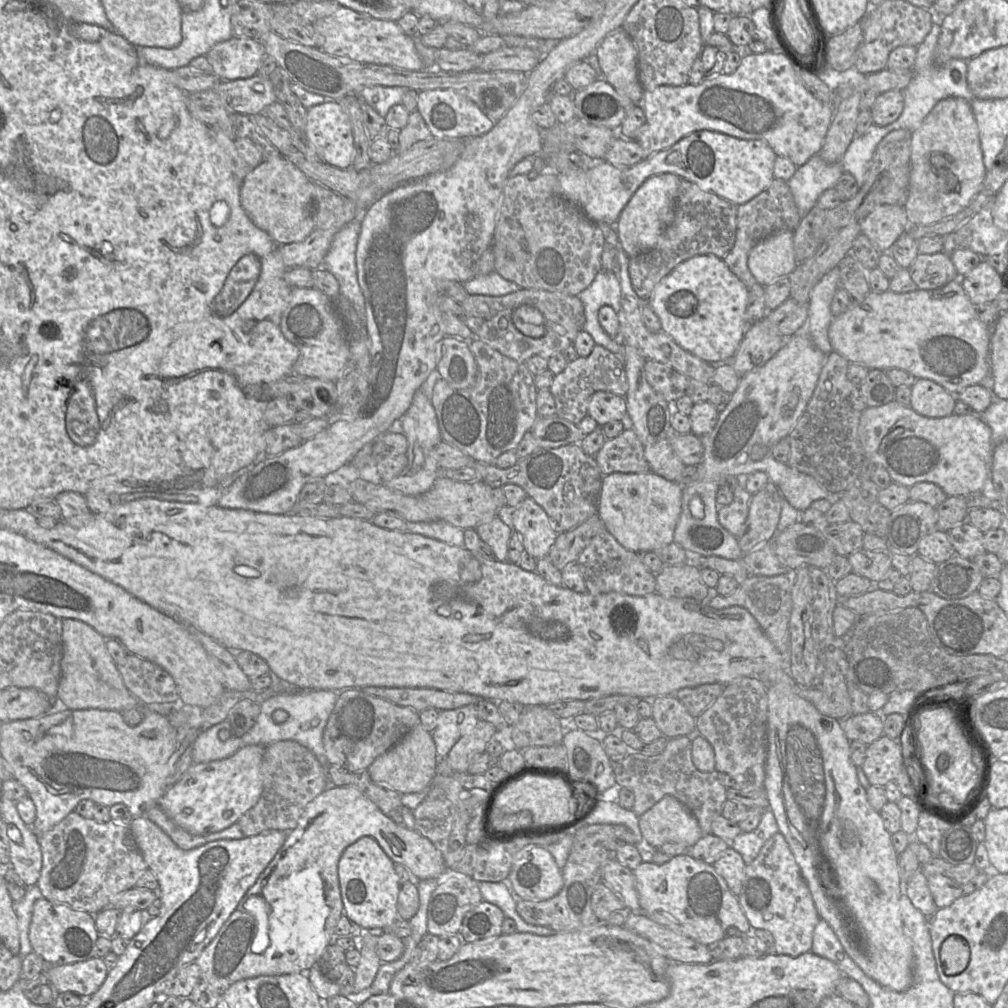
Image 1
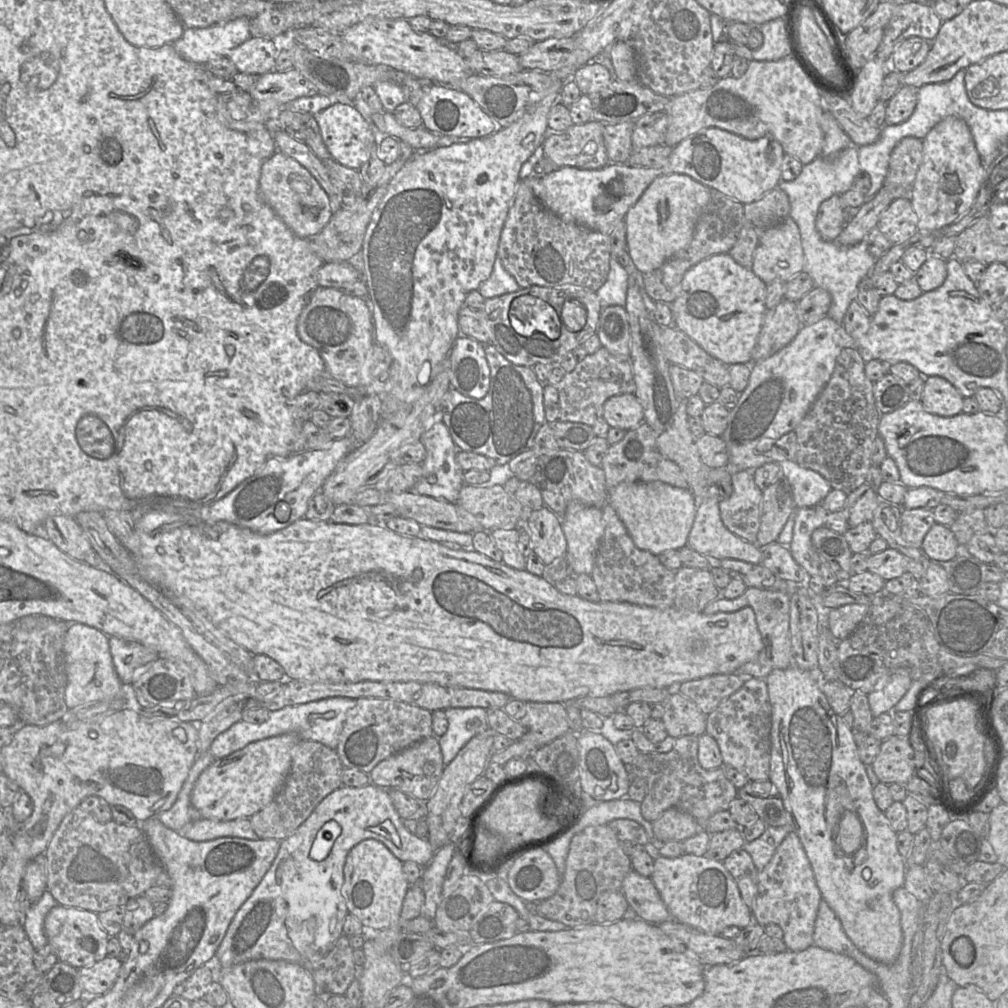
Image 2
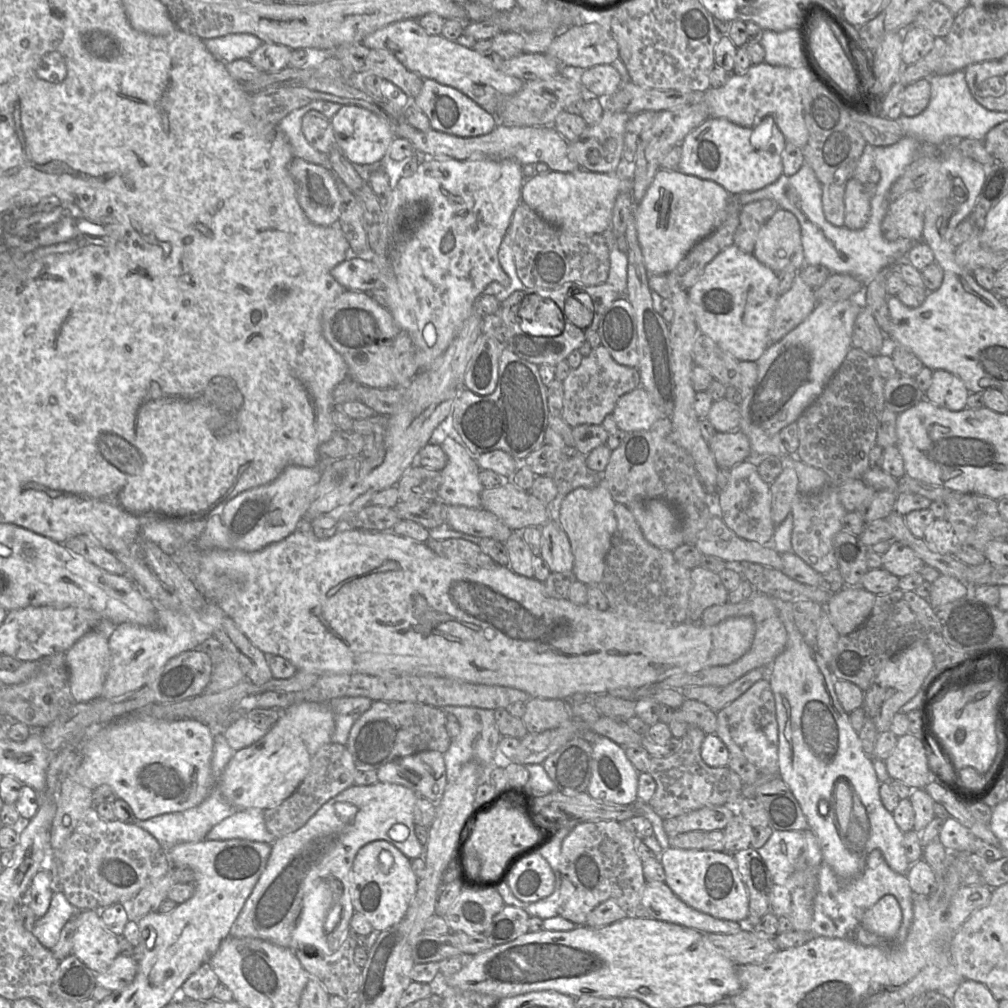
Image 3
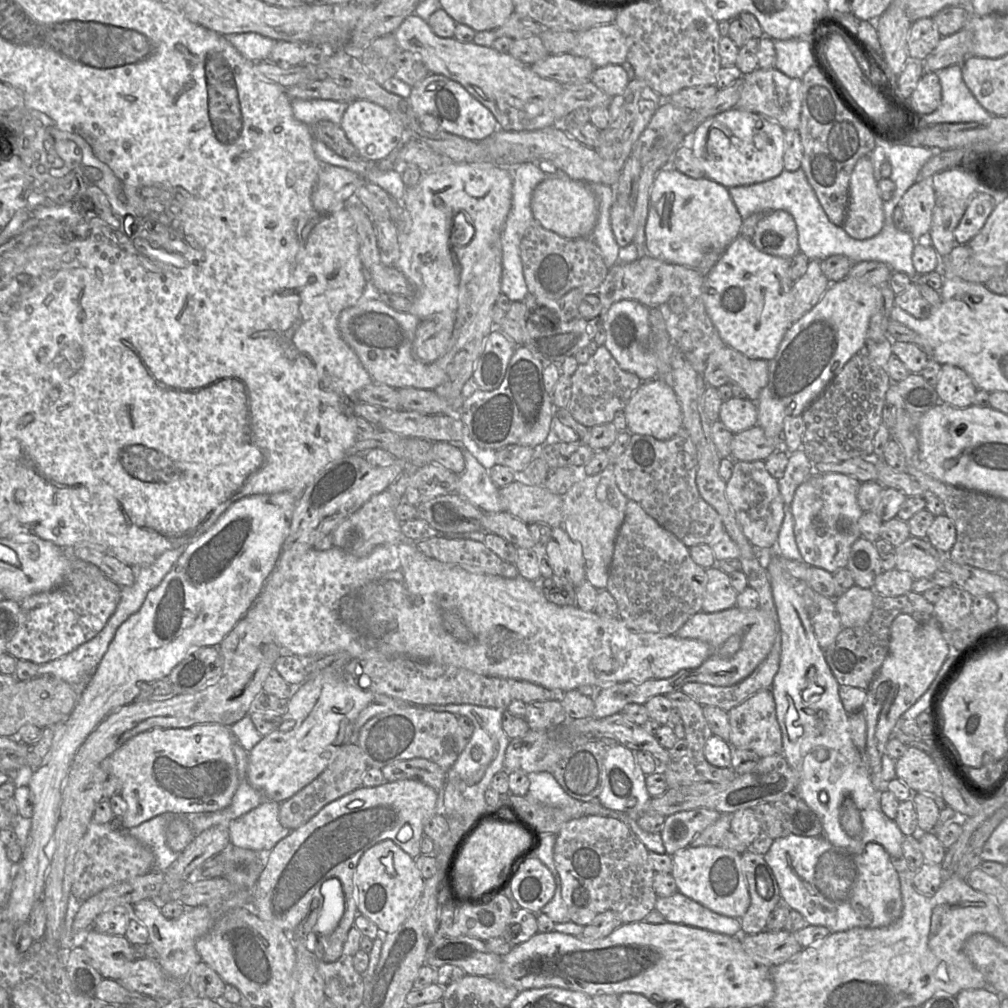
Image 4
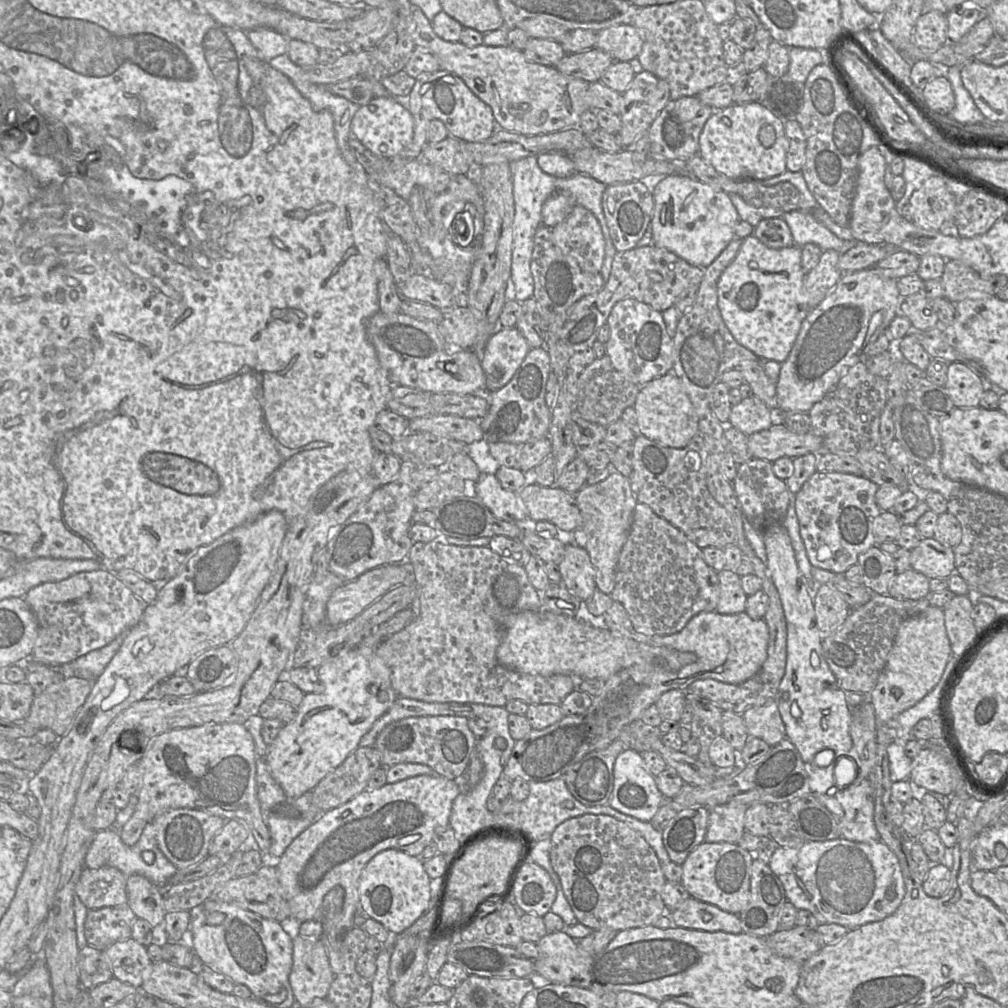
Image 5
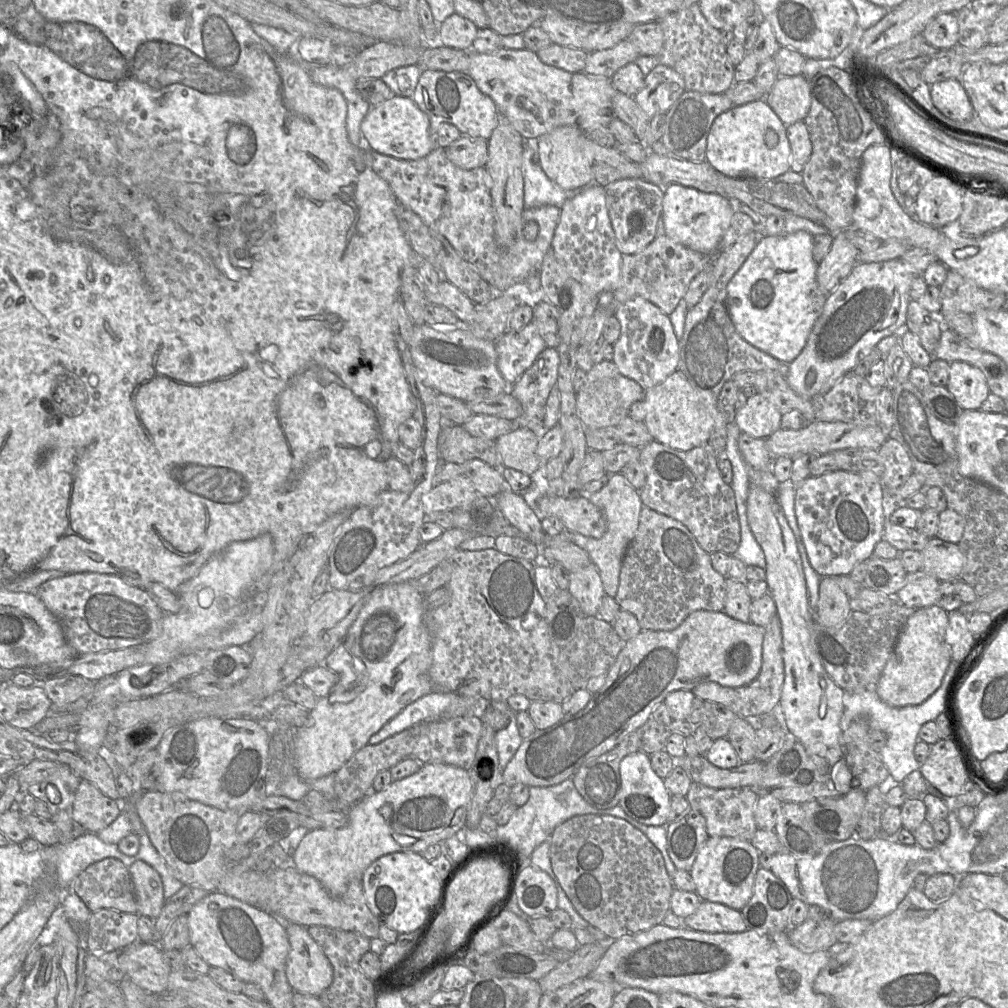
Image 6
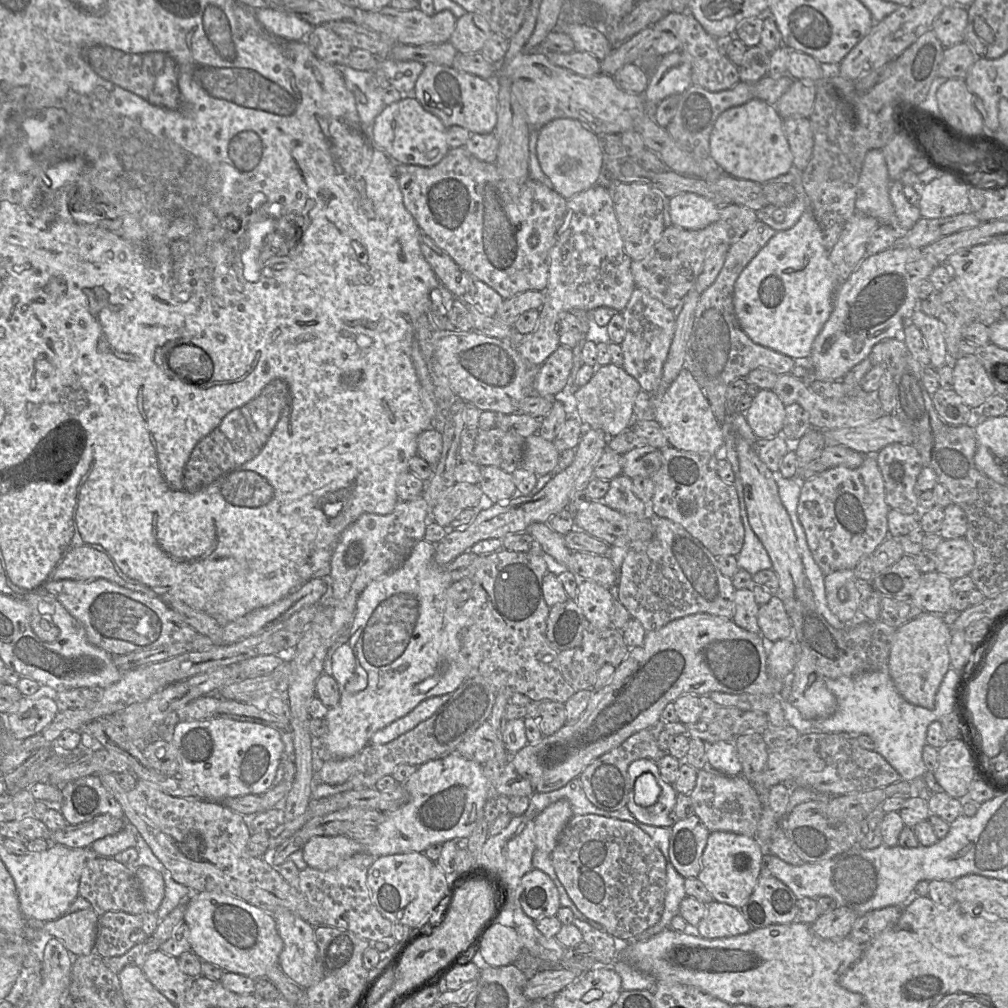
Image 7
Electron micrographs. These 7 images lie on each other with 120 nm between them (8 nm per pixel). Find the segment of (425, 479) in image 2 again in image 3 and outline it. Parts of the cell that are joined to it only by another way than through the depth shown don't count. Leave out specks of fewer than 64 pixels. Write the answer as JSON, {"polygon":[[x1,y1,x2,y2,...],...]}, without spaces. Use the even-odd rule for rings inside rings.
{"polygon":[[448,435,440,444,447,463,440,471,441,484,437,496,449,505,482,508,480,494,485,488,479,480,480,467,464,445]]}

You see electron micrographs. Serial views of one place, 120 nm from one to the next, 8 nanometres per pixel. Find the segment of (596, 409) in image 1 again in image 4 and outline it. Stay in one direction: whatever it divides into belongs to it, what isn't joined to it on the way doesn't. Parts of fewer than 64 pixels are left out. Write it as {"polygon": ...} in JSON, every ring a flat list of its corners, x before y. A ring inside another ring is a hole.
{"polygon":[[662,378,643,381,623,411,627,431,631,434,649,435,665,441,673,438,683,427,682,411,673,387]]}

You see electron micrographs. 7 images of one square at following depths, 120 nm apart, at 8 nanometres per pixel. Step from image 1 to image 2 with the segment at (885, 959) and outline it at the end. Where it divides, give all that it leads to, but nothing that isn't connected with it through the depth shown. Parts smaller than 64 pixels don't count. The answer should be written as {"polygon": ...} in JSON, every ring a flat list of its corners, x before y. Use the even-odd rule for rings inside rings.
{"polygon":[[794,665,787,669,774,669,765,680,767,682,768,696,772,713,771,760,769,780,777,787,786,809,792,815,793,831,797,833,807,854,807,857,811,863,816,883,822,895,822,899,825,900,830,906,830,908,835,912,842,924,846,935,860,951,862,951,864,954,876,961,885,964,893,963,897,959,902,947,901,916,898,907,894,903,893,892,896,889,904,886,905,874,907,870,906,861,905,858,900,854,897,847,898,833,892,829,887,817,885,816,885,813,881,811,876,805,873,796,874,787,872,786,870,779,867,775,865,764,860,760,858,754,858,747,854,740,852,728,848,727,841,715,838,715,833,711,825,694,822,692,821,670,819,669,819,667,811,671,801,670],[839,784,844,784,851,801,856,807,856,813,859,815,865,829,864,843,862,843,862,845,865,845,867,856,862,864,855,866,854,869,851,871,846,869,845,859,843,857,838,856,834,850,833,831,832,828,830,828,829,824,827,824,826,820,827,791,831,787,839,787]]}

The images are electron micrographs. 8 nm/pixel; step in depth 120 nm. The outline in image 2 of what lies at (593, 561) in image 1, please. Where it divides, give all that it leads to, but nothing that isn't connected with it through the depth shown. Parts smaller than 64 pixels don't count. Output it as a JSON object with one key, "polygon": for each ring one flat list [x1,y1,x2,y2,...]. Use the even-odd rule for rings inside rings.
{"polygon":[[606,504,602,507,602,518,605,531,599,542,590,574,596,584,600,601,627,602,662,609,673,607,675,571,666,568,657,555,636,547,624,523,611,505]]}

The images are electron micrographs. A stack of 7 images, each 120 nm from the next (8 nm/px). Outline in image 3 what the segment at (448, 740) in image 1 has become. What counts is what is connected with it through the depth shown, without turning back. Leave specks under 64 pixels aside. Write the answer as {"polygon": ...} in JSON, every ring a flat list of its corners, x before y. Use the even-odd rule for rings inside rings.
{"polygon":[[445,706,441,709,454,715,460,723,459,735,452,738,448,750,443,754,448,784,457,779,462,767,469,761,476,761,484,769,498,767,494,766,494,757,502,735,496,725,494,710,469,706]]}

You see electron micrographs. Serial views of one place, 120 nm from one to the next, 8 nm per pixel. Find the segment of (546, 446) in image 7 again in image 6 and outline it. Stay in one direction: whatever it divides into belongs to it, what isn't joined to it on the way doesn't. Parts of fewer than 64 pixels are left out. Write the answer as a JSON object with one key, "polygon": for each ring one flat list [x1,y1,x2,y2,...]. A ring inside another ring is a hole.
{"polygon":[[522,427,495,439,503,466,531,475,545,465,536,454,539,433]]}

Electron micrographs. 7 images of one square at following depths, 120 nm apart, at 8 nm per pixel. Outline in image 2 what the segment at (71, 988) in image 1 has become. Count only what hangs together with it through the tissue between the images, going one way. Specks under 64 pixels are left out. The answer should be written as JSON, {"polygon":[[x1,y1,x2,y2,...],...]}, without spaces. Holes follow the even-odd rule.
{"polygon":[[105,957,91,967,79,968,79,976,85,991,82,998,87,1001,89,996,100,996,109,991,115,984,123,961,114,957]]}

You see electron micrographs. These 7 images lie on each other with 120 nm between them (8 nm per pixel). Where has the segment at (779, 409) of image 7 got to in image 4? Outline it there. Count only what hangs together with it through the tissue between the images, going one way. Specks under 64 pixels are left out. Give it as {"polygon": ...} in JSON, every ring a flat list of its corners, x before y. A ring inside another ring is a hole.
{"polygon":[[731,398,720,408,719,420,733,433,739,433,757,425,756,402,746,398]]}

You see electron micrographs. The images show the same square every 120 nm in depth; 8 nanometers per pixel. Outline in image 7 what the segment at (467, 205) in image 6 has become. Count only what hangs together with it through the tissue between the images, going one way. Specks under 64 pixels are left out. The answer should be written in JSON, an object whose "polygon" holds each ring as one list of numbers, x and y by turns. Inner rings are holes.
{"polygon":[[465,147,451,148,436,165,424,167,396,163,395,174,404,206,440,249,471,277,478,279,508,299,528,290,544,292,548,283,550,251,564,223,567,200,554,189,532,179,522,185,505,182,495,163,473,156]]}

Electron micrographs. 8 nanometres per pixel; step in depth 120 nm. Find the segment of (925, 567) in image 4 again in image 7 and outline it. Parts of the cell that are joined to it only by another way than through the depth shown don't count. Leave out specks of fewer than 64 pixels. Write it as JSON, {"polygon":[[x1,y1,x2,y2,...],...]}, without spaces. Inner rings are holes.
{"polygon":[[965,537,943,539,935,550,936,572,955,580,969,575,975,563,974,550]]}

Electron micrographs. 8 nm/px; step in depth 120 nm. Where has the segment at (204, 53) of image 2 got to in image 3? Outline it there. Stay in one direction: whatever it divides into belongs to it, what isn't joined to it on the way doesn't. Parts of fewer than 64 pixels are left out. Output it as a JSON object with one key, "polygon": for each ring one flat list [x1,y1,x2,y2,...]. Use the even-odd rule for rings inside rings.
{"polygon":[[249,33,227,34,203,40,207,50,218,60,227,63,236,59,248,59,263,41]]}

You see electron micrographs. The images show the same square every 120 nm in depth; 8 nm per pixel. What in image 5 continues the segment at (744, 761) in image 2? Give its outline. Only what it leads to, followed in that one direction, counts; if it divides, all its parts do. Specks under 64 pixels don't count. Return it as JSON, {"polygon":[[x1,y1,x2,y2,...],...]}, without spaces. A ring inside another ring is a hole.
{"polygon":[[775,699,749,707,741,716,750,737,760,738,770,746,786,737,785,726]]}

